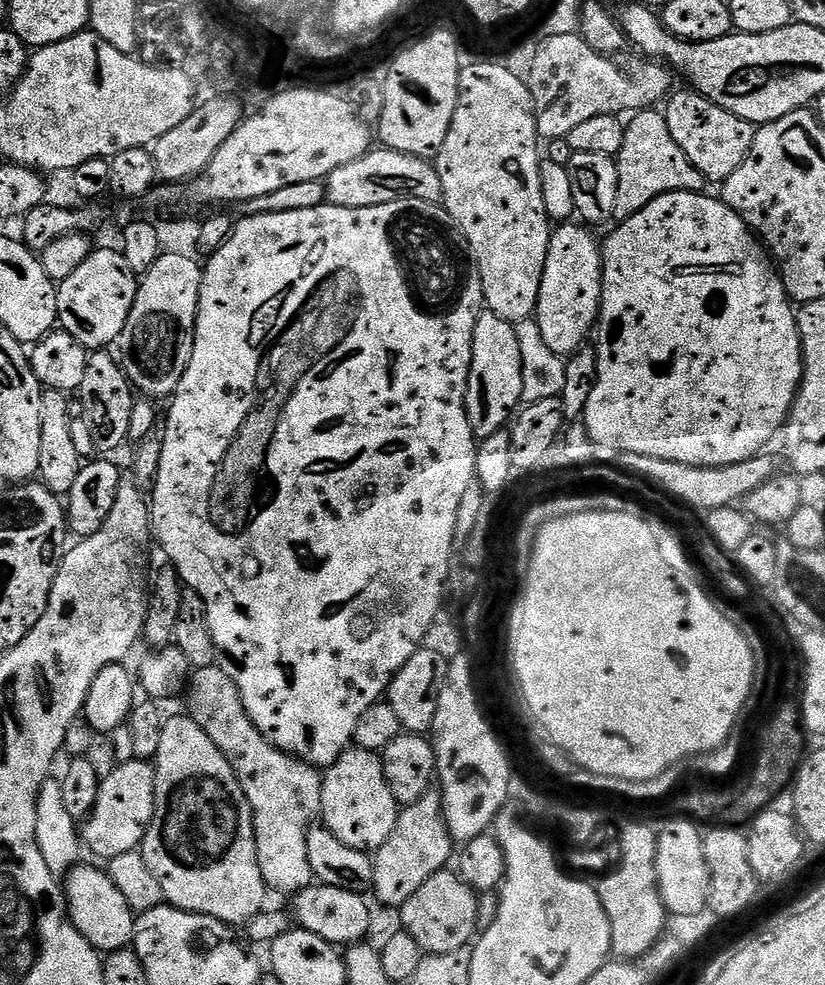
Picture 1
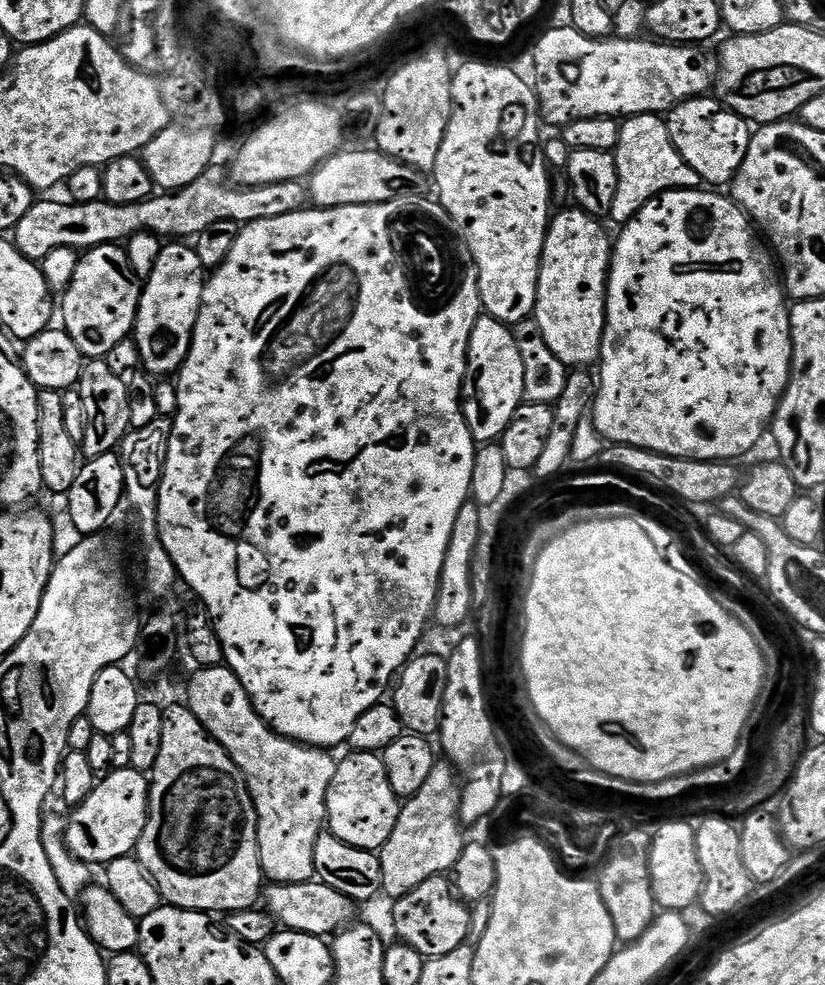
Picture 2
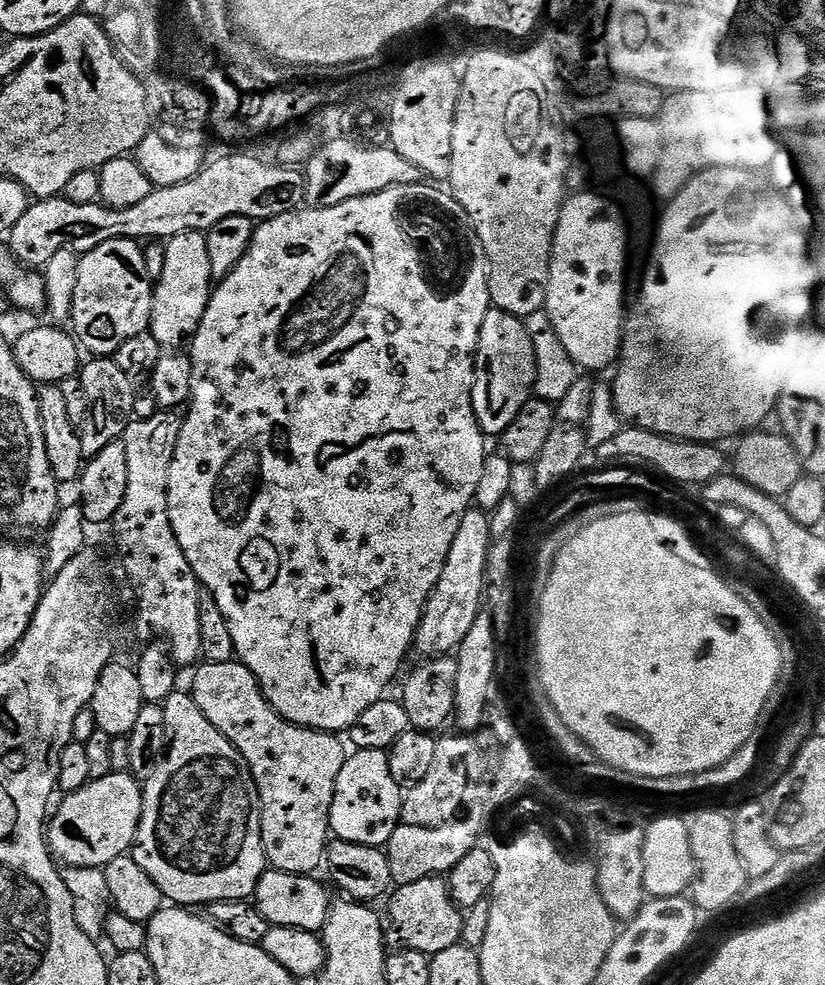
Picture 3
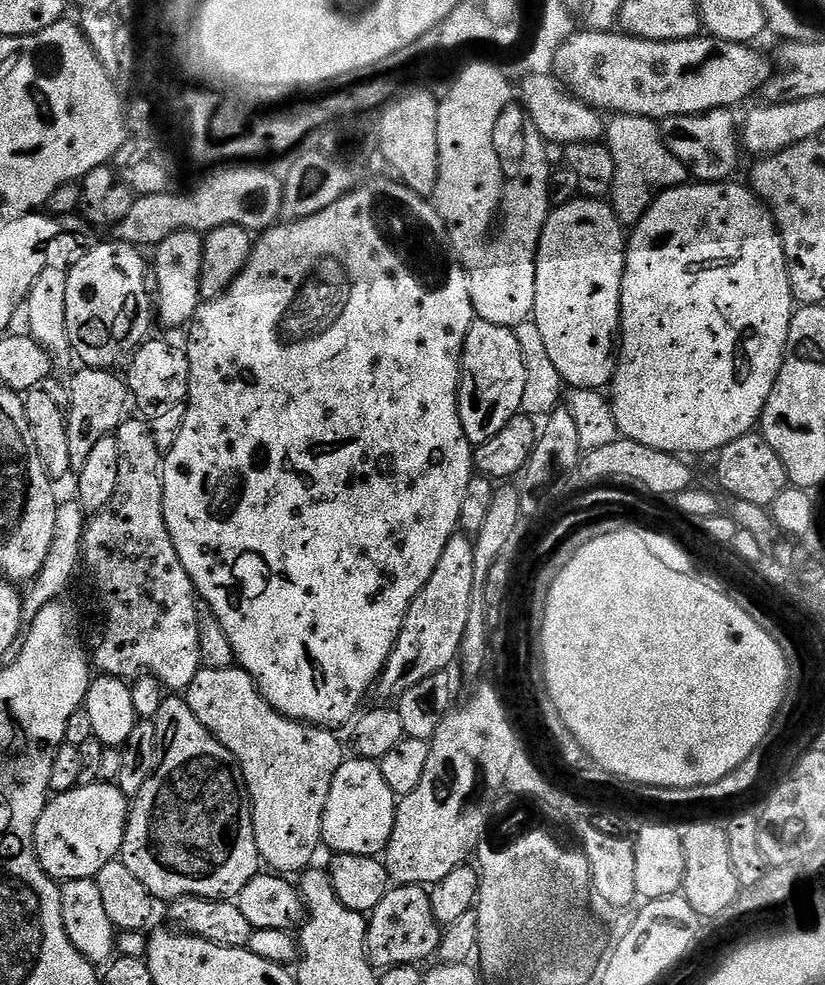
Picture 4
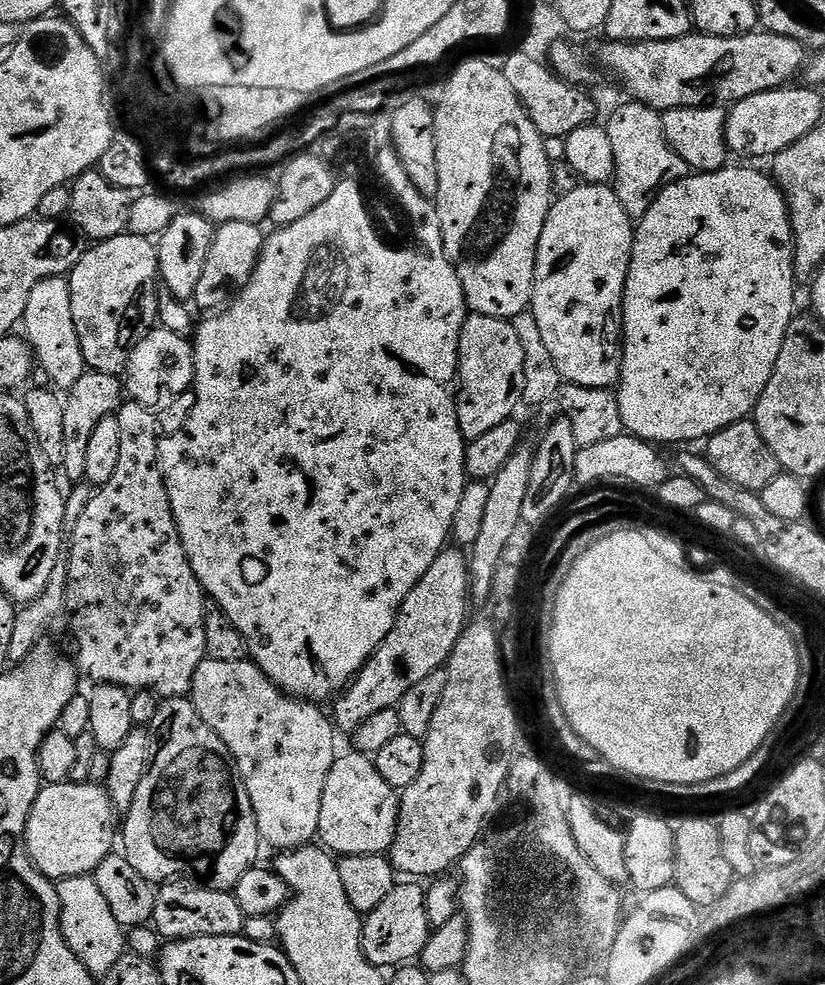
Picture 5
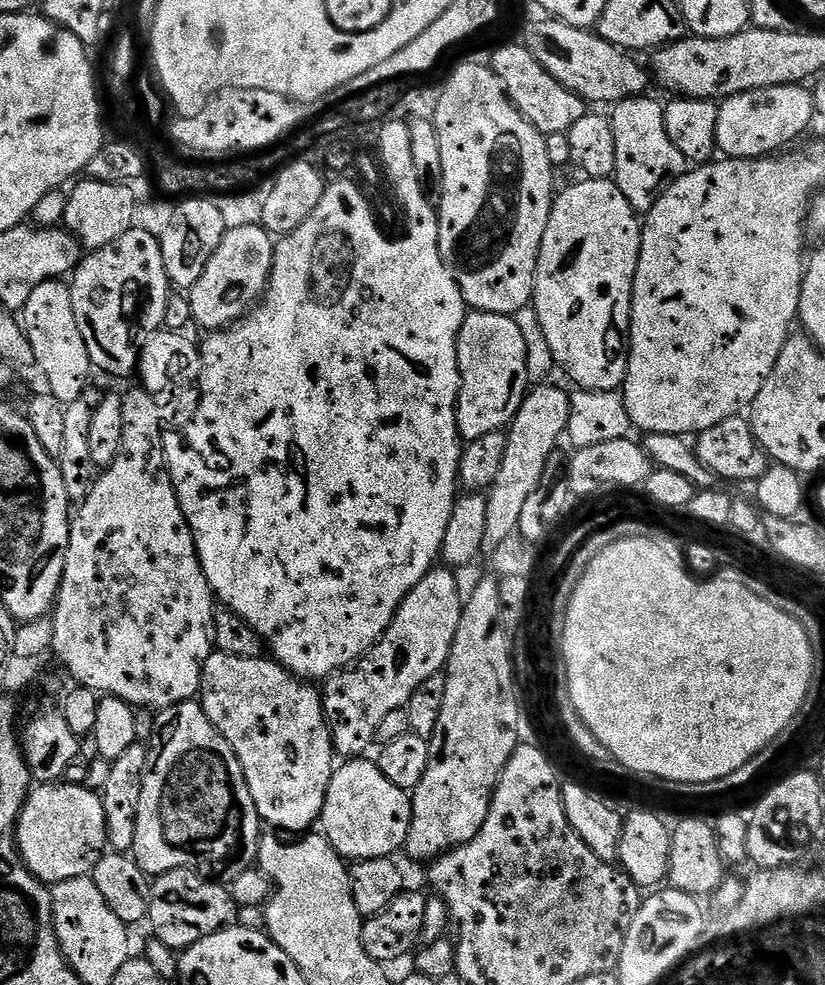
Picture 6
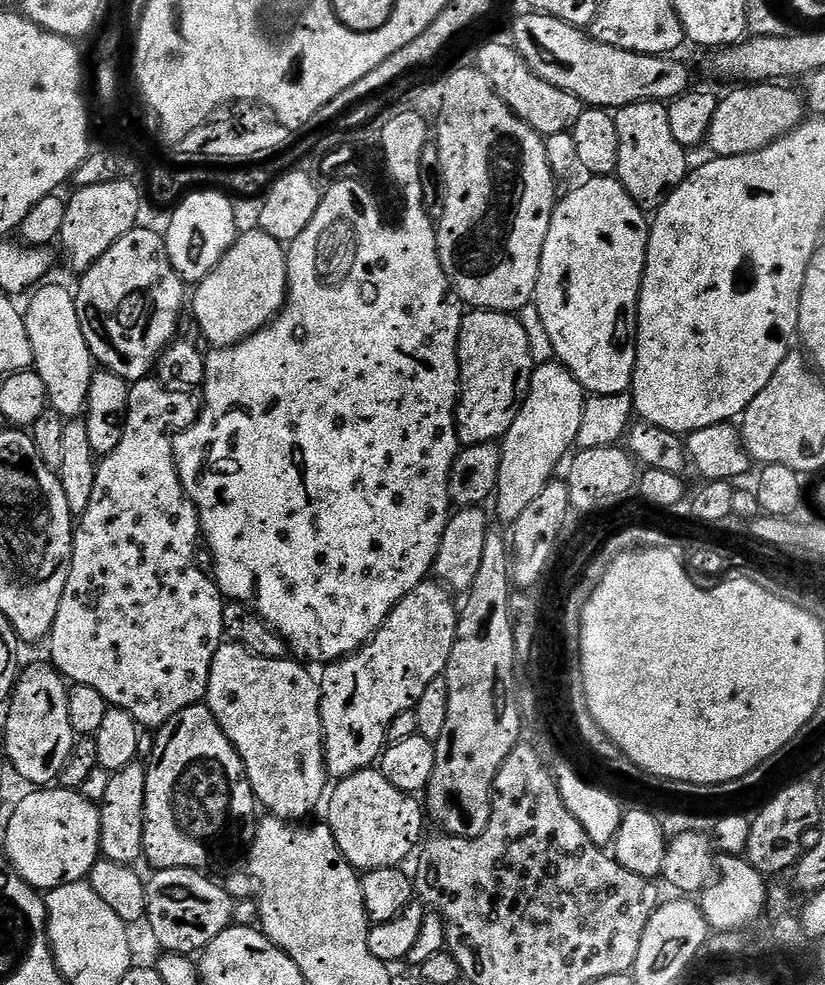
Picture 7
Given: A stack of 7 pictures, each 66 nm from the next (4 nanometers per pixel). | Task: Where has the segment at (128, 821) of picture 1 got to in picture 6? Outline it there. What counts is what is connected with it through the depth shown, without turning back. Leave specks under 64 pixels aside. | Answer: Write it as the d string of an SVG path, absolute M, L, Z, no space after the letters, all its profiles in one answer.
M53 782L33 787L16 821L16 847L20 850L20 857L25 866L49 886L66 882L67 879L88 876L93 866L99 862L107 842L106 814L102 810L100 792L82 784Z

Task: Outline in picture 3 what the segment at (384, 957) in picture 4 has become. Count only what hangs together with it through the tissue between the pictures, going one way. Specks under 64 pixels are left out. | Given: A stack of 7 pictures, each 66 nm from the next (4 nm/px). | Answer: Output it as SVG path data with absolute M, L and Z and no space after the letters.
M431 876L418 882L401 884L391 893L388 902L386 928L390 933L391 943L393 940L397 949L418 950L431 958L442 950L450 950L450 946L461 943L465 935L466 916L453 902L447 879Z

